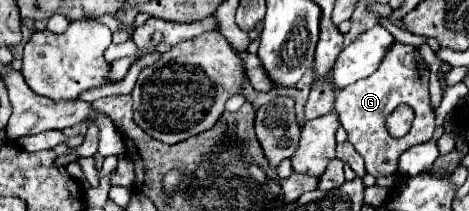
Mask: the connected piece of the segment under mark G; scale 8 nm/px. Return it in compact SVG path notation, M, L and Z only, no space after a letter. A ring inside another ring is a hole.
M395 43L395 47L391 47L391 51L385 55L375 75L353 83L351 87L339 89L335 99L335 111L347 131L347 139L365 159L367 173L377 179L395 175L401 153L417 143L429 141L435 131L435 113L429 103L429 67L413 45ZM403 103L415 111L415 119L411 131L405 137L397 139L387 135L385 121Z

